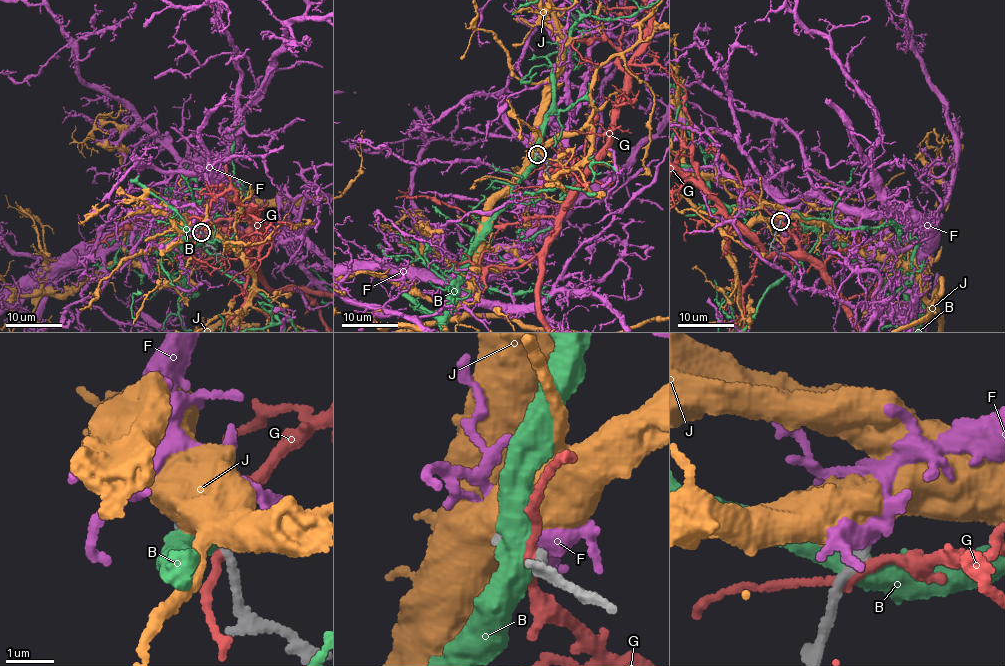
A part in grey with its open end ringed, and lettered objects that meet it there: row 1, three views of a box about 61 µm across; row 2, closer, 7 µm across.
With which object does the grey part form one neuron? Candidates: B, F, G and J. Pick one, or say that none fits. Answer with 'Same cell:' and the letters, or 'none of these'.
Same cell: F

